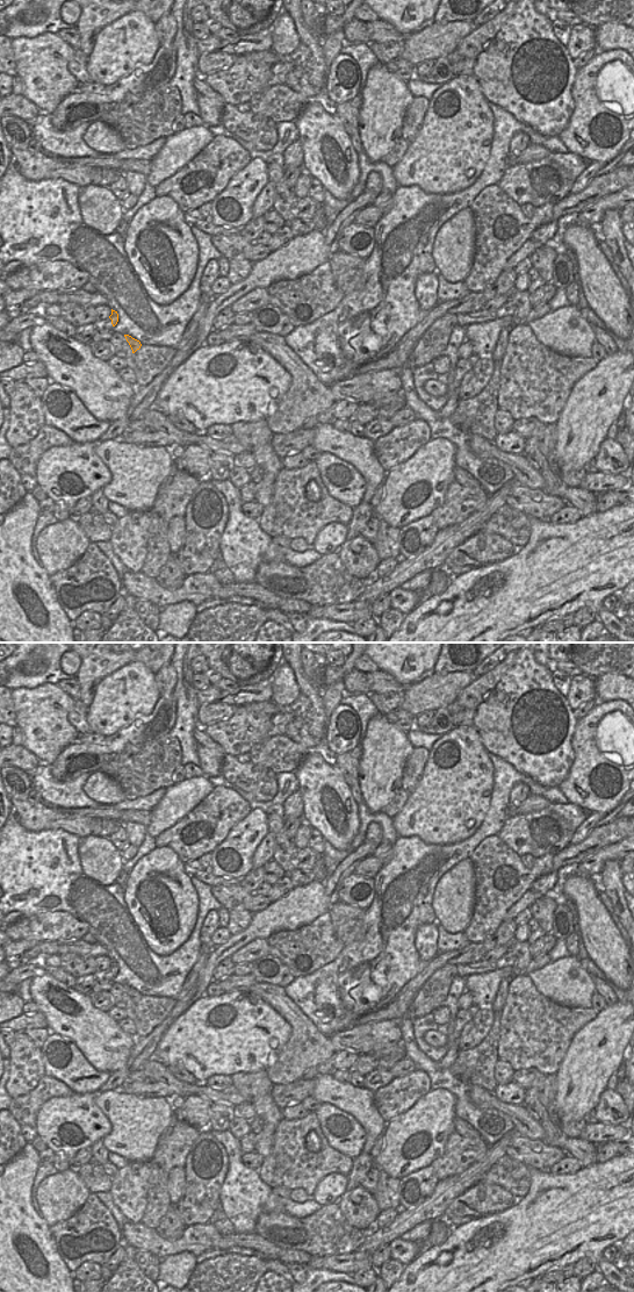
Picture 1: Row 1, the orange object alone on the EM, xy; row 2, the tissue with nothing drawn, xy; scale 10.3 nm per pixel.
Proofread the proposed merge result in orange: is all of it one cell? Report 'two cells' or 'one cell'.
two cells

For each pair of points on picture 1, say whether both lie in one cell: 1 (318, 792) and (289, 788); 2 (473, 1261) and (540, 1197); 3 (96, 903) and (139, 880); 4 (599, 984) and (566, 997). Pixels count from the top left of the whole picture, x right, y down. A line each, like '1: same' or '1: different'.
1: different
2: same
3: different
4: different

